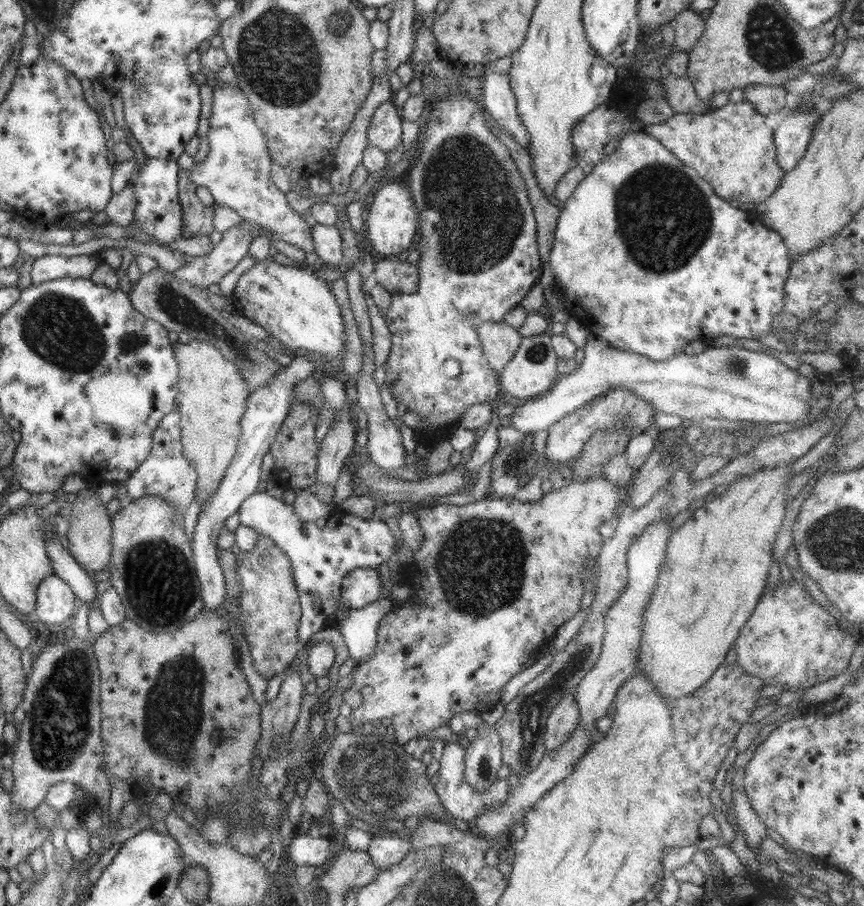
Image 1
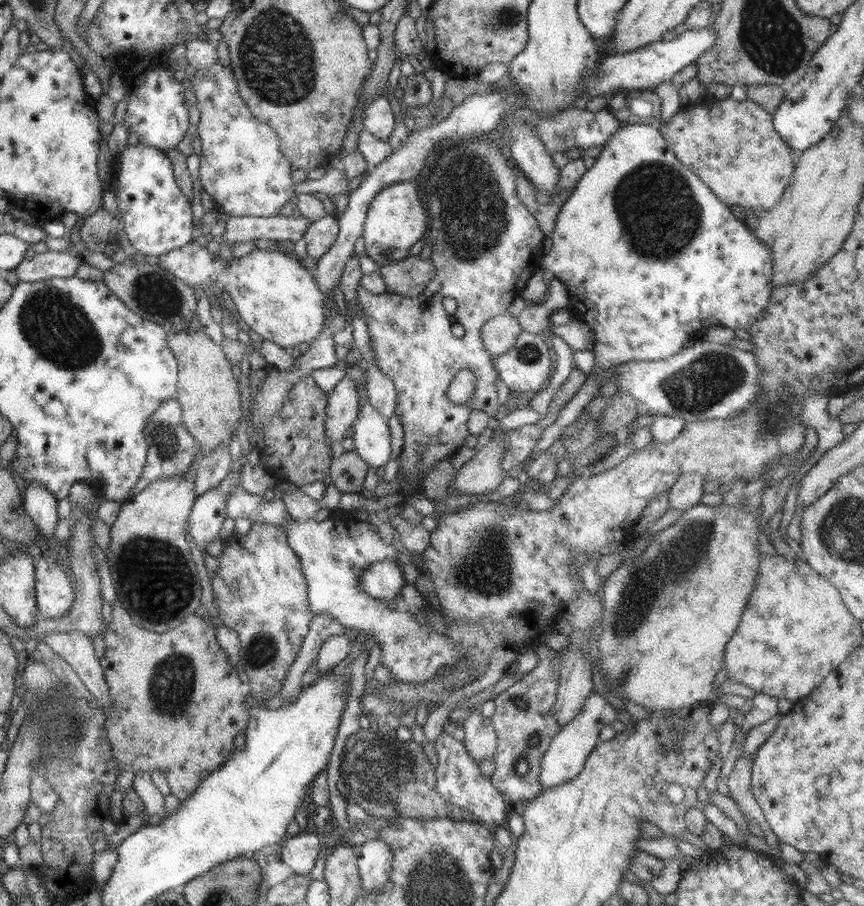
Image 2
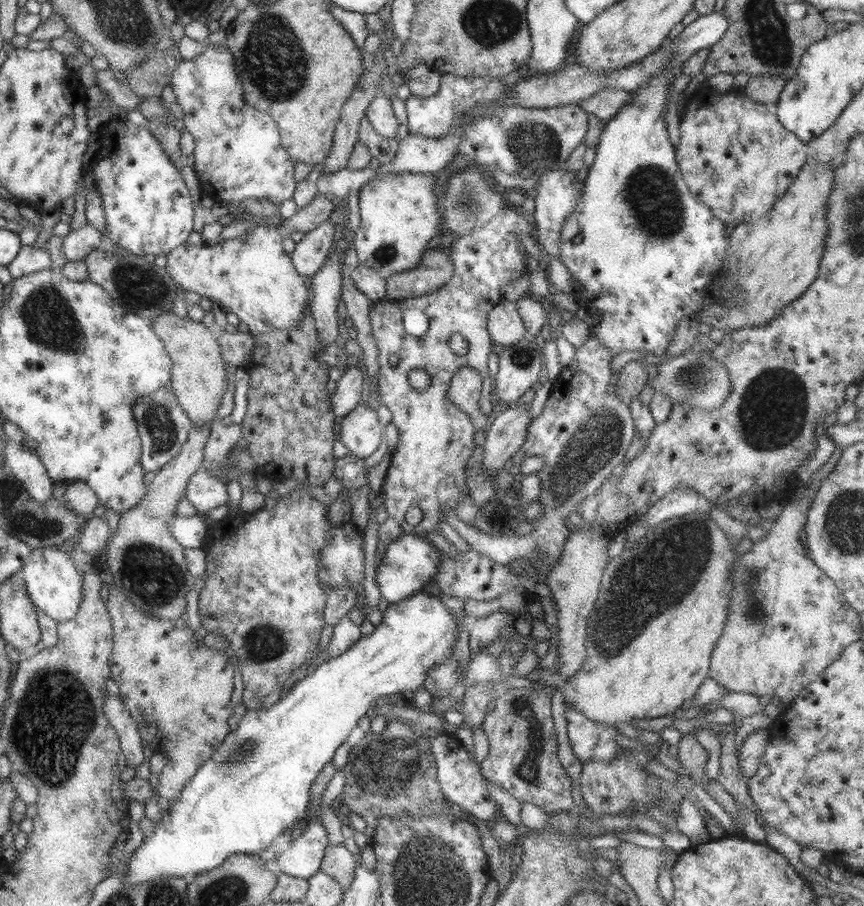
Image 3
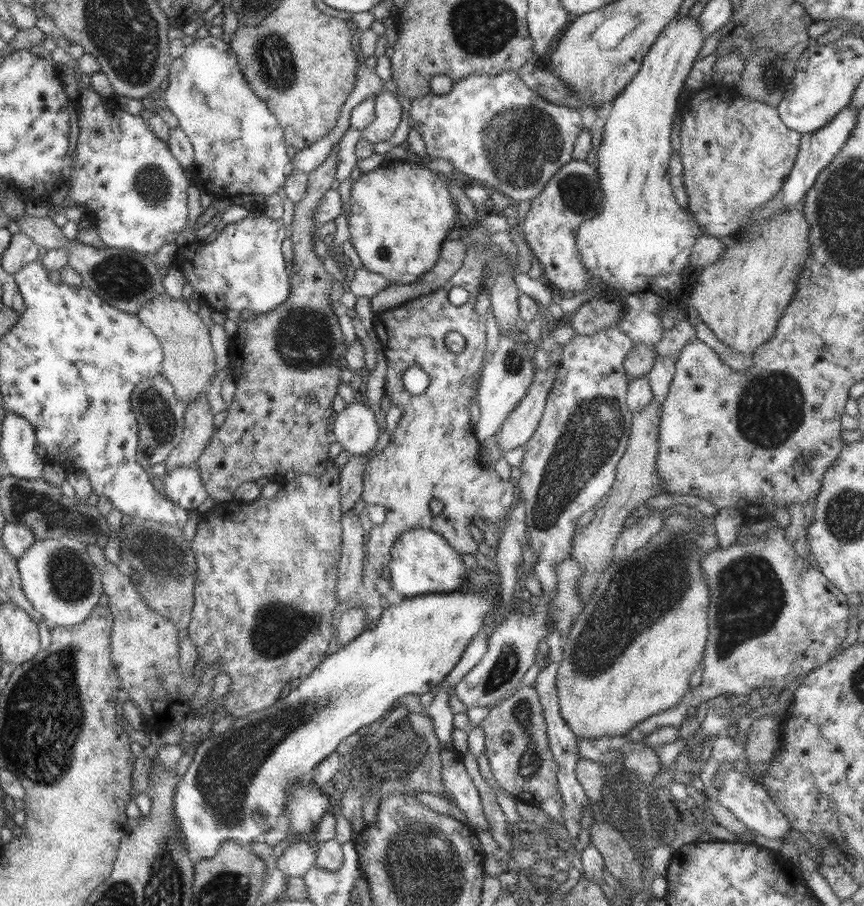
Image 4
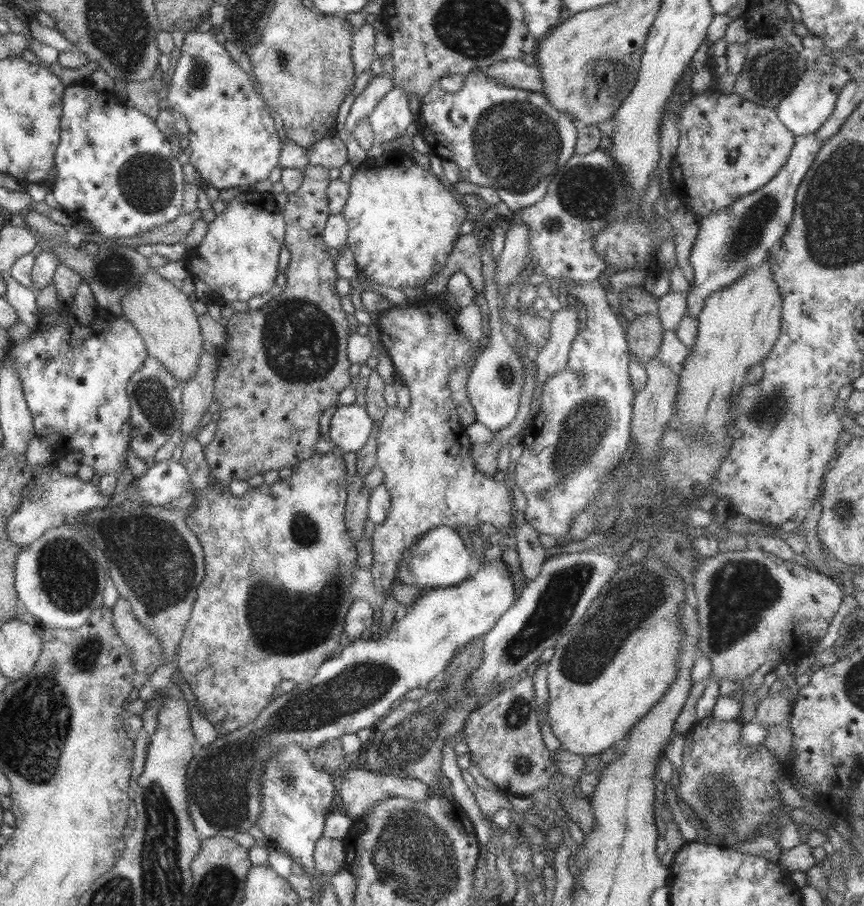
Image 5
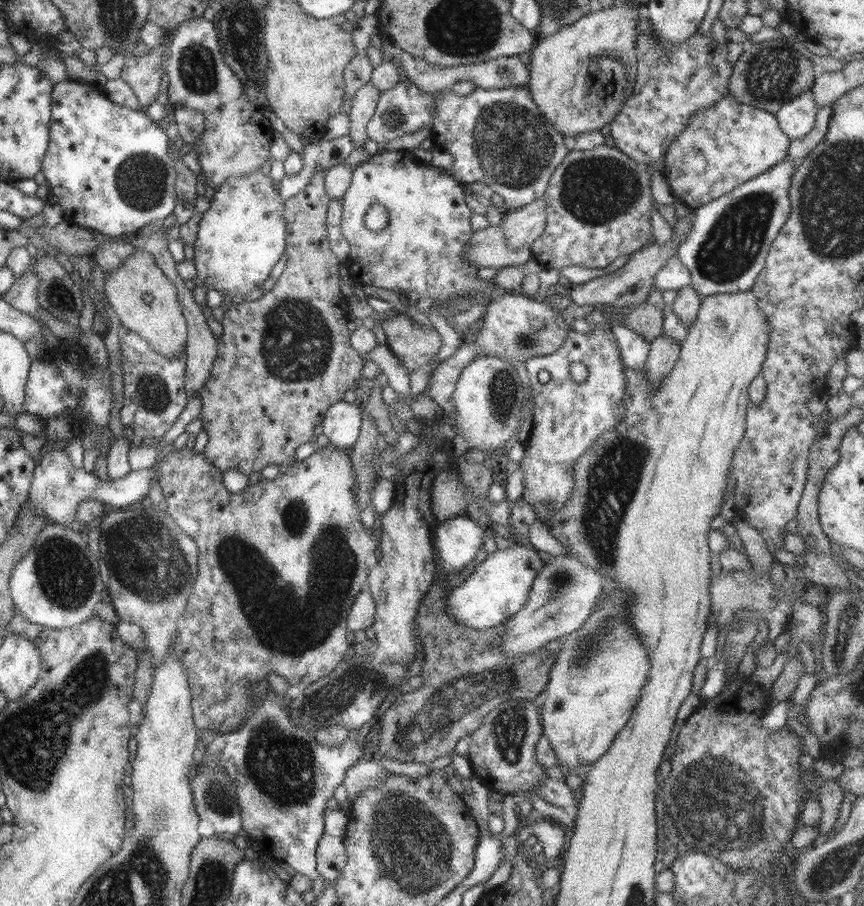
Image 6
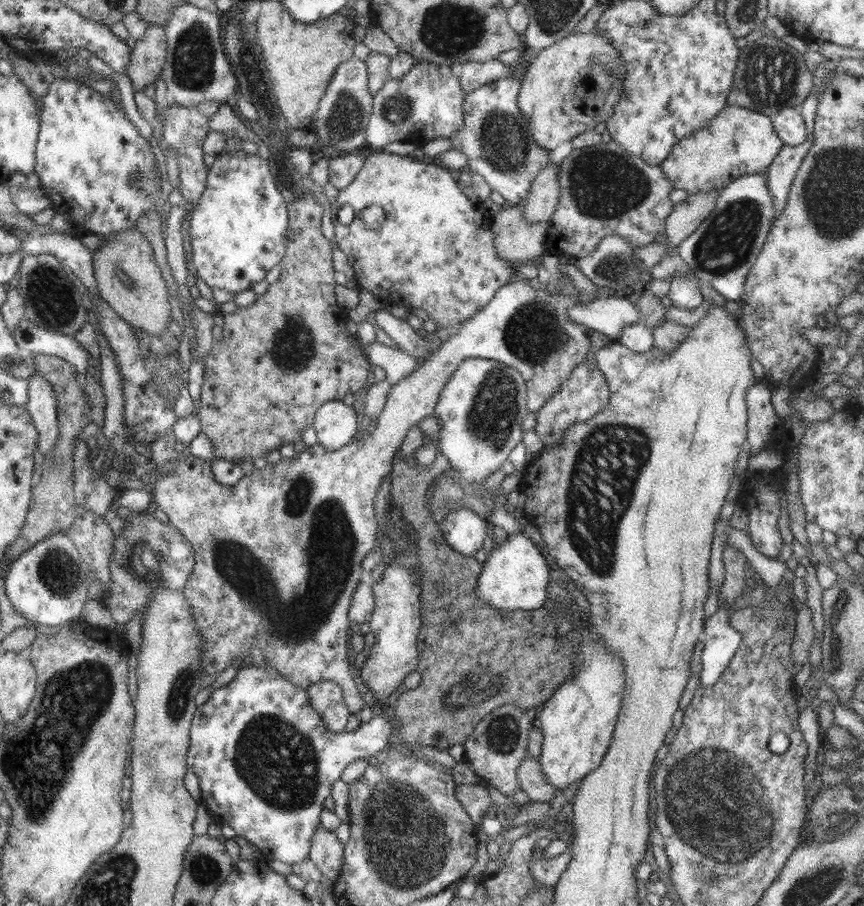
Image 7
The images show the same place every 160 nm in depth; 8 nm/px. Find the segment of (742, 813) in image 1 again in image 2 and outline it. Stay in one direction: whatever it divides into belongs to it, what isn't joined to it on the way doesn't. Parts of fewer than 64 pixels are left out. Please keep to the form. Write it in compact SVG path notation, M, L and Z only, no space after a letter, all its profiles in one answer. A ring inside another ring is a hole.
M740 755L735 762L733 772L725 779L729 788L729 796L734 799L740 812L744 812L750 820L761 826L762 830L770 830L760 805L751 791L751 772L753 757Z

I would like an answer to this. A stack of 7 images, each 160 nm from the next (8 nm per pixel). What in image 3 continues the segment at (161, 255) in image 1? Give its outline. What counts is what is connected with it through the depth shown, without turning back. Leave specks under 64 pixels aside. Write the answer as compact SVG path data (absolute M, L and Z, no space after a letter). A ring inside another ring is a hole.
M255 223L255 228L246 236L220 240L217 244L204 242L200 246L185 243L177 246L167 254L165 270L182 290L206 296L223 305L227 312L234 312L240 321L249 326L250 334L259 335L268 328L293 329L297 327L303 312L310 307L310 289L305 285L305 277L296 272L290 255L282 249L284 237L284 233L276 227Z

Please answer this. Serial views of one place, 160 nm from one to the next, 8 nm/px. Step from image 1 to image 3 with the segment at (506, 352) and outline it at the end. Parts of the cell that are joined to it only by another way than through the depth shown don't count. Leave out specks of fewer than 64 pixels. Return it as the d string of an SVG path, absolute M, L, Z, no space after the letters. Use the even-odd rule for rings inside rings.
M505 298L500 299L500 302L488 313L487 332L497 349L516 344L528 337L517 306Z

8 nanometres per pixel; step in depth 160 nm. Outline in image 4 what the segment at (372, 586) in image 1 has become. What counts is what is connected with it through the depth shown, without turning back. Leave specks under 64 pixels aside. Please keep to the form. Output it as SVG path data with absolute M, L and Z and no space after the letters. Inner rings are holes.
M426 528L400 534L391 547L387 566L391 569L392 589L403 597L454 591L465 585L469 570L459 553L452 550L440 534Z

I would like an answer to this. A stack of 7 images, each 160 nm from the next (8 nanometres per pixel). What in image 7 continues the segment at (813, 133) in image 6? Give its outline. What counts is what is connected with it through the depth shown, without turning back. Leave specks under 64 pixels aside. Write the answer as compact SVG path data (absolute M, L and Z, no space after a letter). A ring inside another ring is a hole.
M813 138L796 146L784 145L768 166L767 188L773 200L774 216L778 216L786 206L792 181L802 159L813 145Z

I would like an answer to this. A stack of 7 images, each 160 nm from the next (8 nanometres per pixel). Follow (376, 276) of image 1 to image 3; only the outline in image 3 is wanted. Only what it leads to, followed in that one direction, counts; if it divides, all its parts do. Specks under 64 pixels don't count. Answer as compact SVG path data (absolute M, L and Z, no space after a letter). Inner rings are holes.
M427 249L416 268L385 278L385 300L400 301L434 292L452 278L453 272L449 249Z

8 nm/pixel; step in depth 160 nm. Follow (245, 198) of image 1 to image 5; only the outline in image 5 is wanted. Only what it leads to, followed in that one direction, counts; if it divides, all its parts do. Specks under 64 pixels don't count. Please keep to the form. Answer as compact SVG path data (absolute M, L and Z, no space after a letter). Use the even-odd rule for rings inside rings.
M188 31L180 51L182 56L174 73L167 77L169 89L166 100L169 110L184 114L188 120L190 131L186 139L191 150L189 163L196 168L202 180L219 191L234 186L241 189L252 187L259 180L267 179L272 169L279 165L283 142L276 133L274 119L270 117L264 100L252 88L248 74L232 60L225 46L220 45L212 33Z

